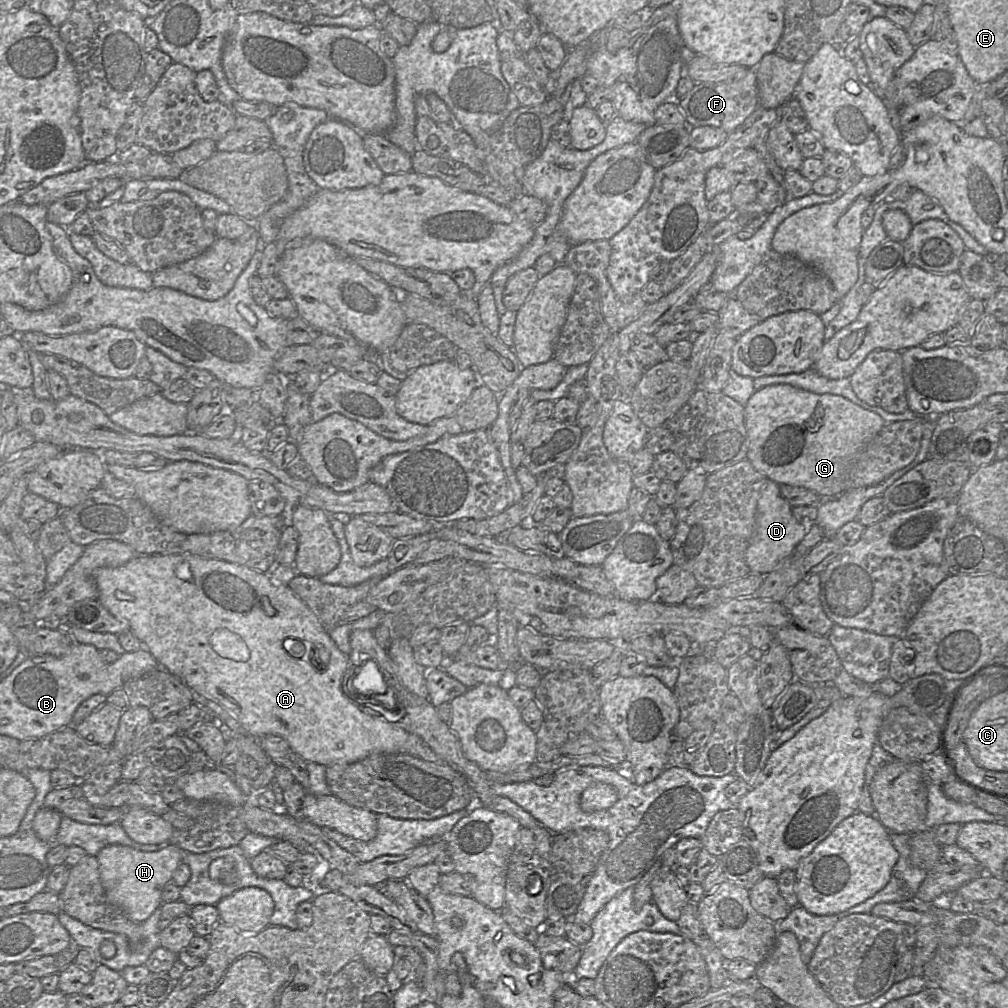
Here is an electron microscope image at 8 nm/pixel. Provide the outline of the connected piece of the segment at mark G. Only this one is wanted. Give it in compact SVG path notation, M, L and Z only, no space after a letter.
M789 384L756 390L744 406L749 439L747 458L768 479L812 490L823 499L848 490L848 471L865 446L886 422L847 398L817 394Z

